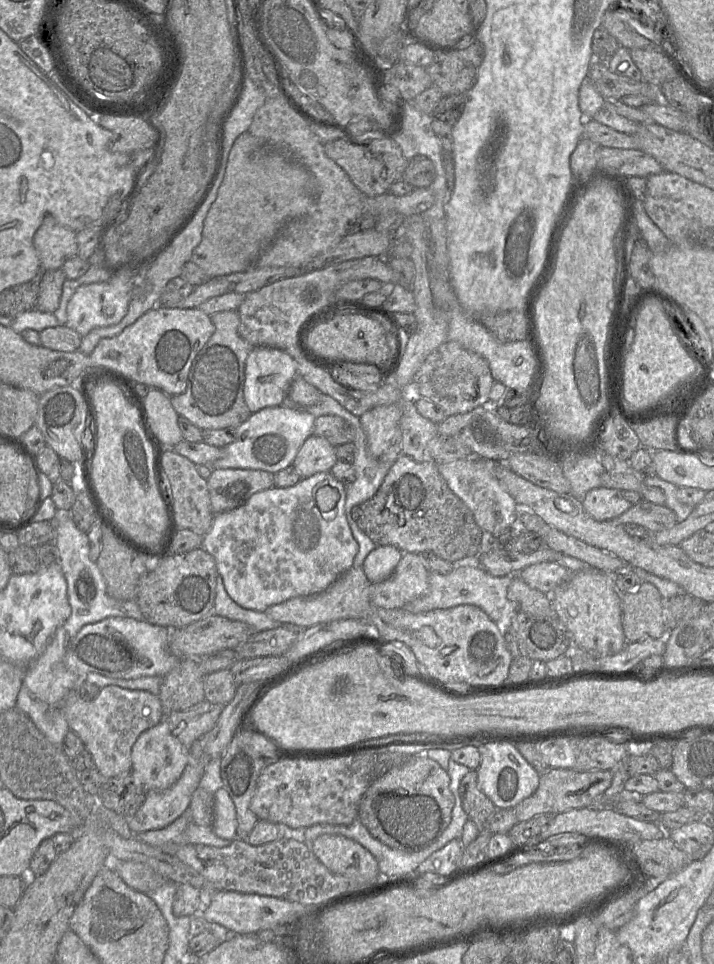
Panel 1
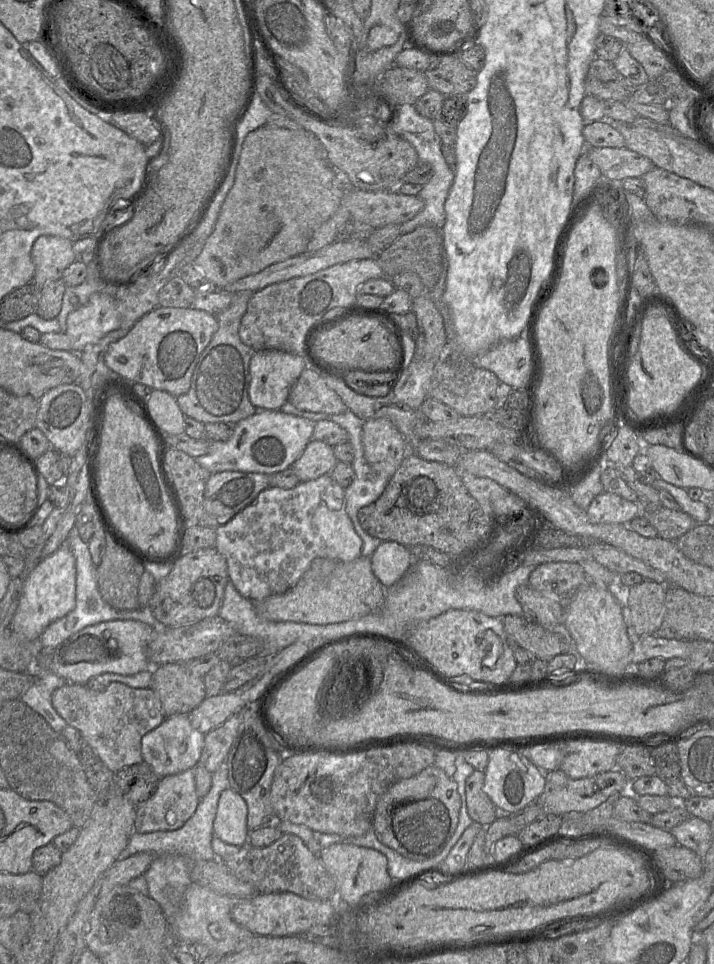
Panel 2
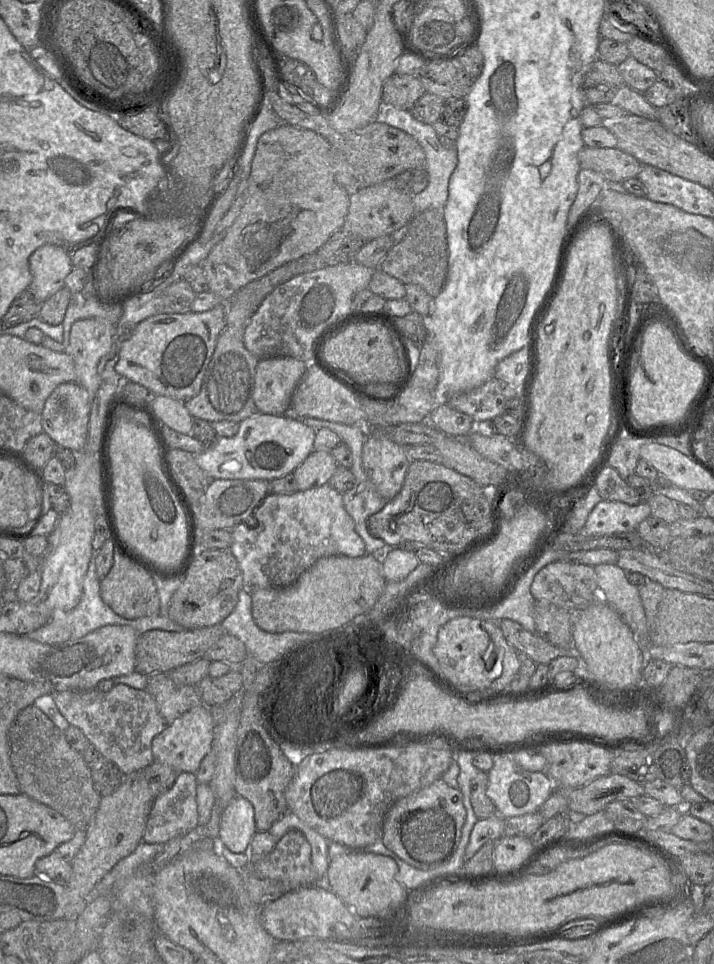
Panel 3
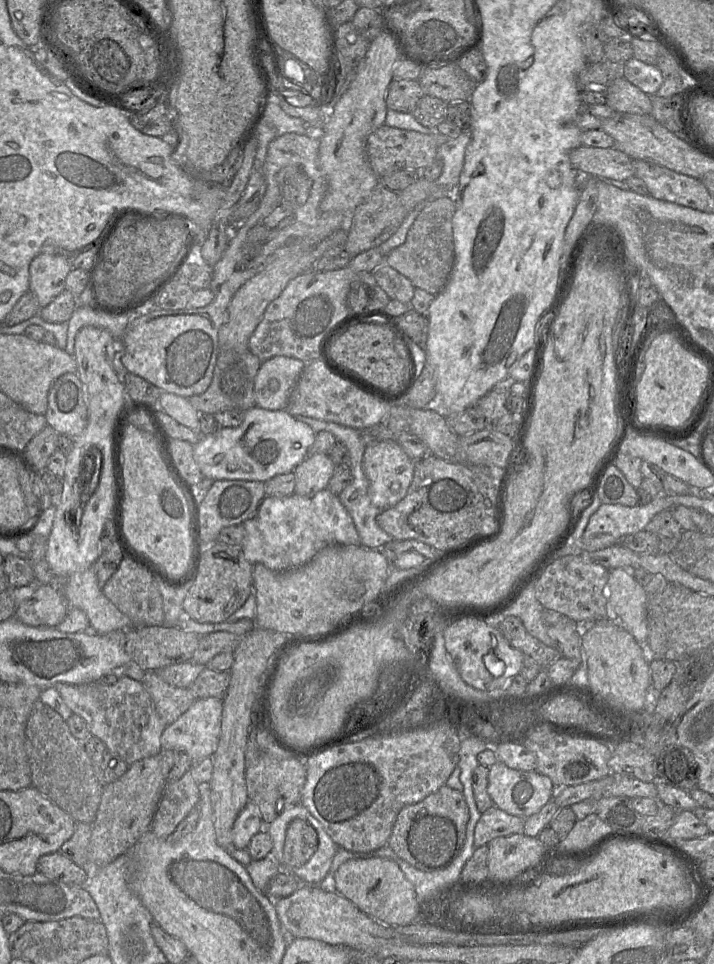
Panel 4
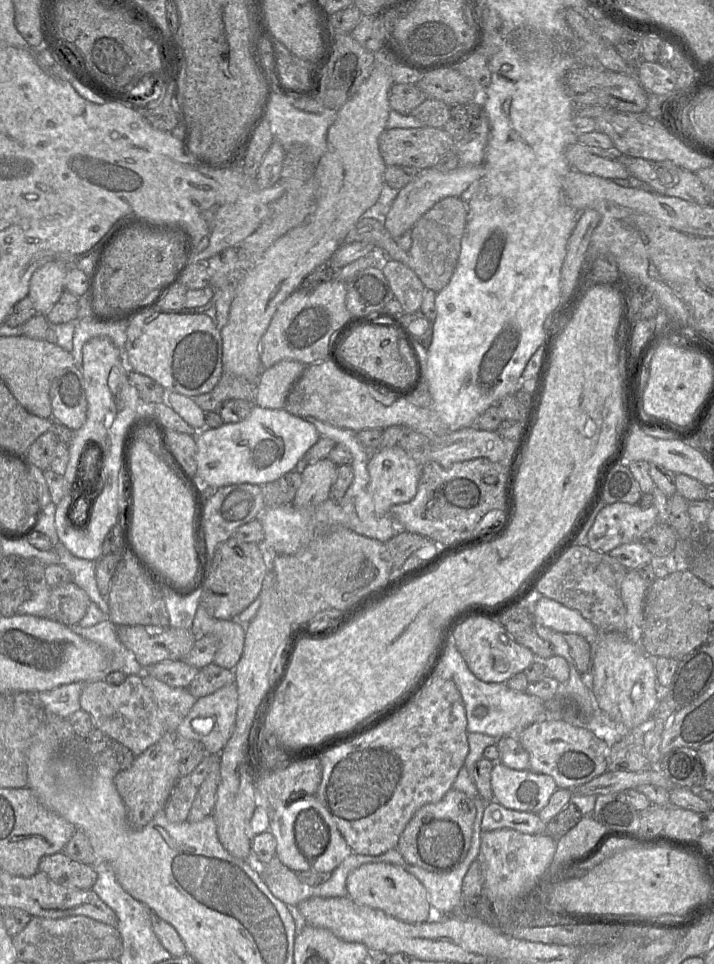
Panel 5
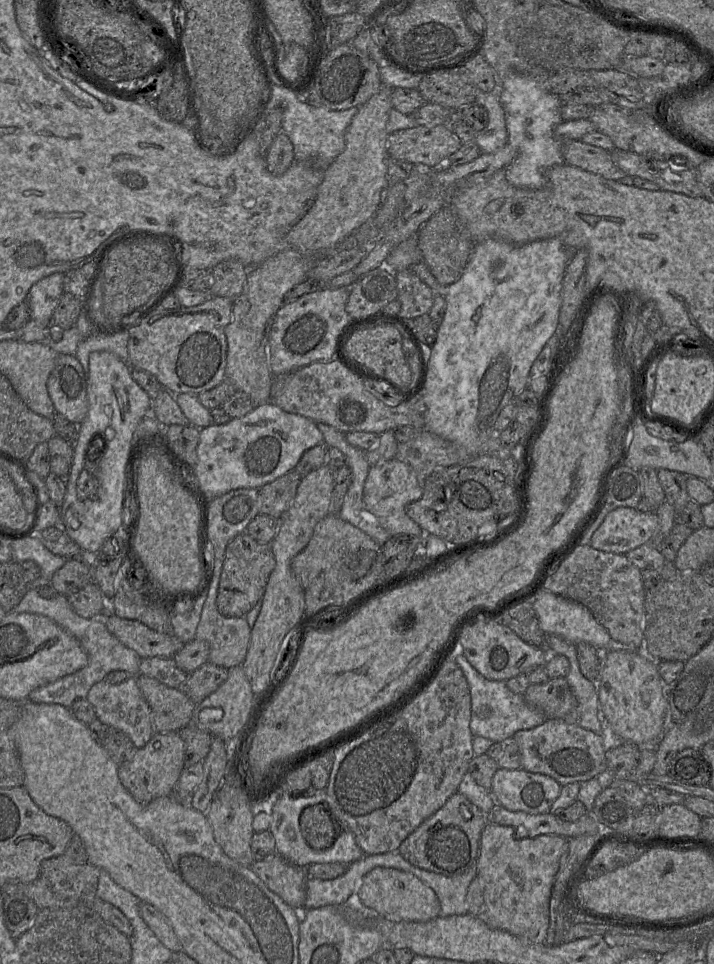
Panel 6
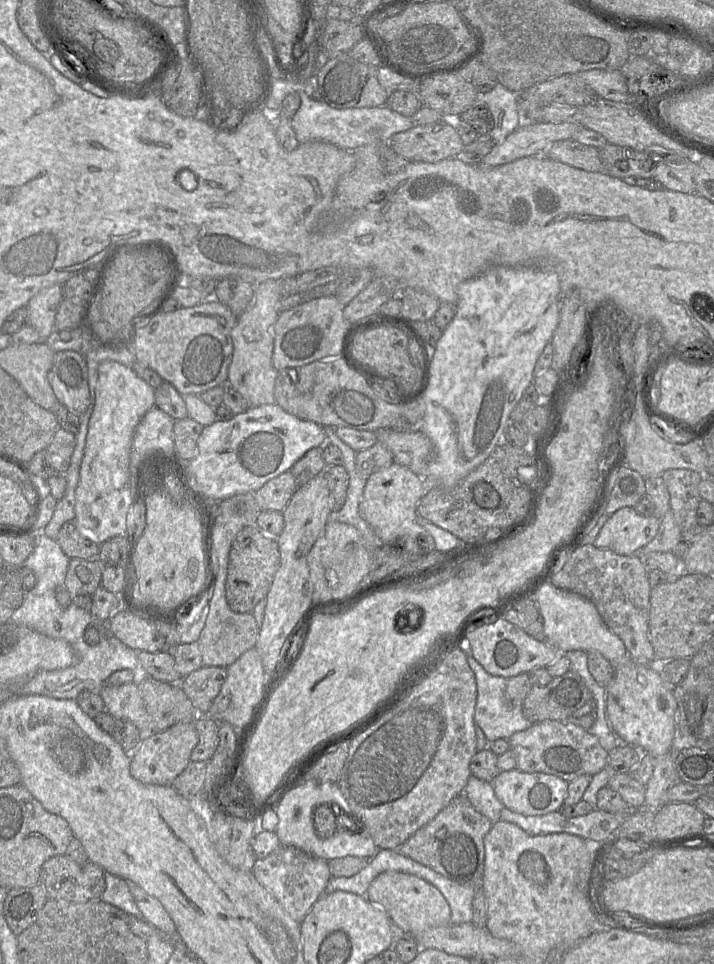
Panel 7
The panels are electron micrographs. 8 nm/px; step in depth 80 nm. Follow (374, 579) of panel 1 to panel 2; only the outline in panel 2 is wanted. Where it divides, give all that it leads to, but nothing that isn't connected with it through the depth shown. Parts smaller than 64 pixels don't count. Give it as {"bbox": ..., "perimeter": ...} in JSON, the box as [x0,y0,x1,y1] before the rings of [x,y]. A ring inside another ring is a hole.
{"bbox":[370,541,414,588],"perimeter":[[[382,541],[370,560],[374,575],[385,588],[401,580],[414,565],[410,549],[394,541]]]}

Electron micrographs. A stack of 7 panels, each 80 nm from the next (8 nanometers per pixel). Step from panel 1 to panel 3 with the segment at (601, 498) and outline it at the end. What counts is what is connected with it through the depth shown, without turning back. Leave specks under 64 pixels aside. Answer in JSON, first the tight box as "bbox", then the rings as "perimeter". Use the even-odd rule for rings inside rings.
{"bbox":[579,500,651,536],"perimeter":[[[601,500],[591,511],[584,528],[579,532],[586,536],[604,536],[621,532],[636,531],[639,524],[651,515],[647,502],[628,505],[623,502]]]}

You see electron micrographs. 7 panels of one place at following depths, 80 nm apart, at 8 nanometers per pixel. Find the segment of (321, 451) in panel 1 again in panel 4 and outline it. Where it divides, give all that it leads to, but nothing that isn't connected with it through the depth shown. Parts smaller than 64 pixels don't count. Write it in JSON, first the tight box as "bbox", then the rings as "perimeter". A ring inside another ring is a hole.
{"bbox":[292,454,336,497],"perimeter":[[[328,454],[307,456],[292,472],[295,476],[294,494],[312,497],[327,489],[336,465]]]}

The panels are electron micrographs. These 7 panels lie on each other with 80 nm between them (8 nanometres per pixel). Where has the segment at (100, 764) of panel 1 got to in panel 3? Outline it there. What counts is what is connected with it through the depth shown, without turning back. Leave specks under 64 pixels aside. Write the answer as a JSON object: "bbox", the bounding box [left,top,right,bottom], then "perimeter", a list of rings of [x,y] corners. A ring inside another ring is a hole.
{"bbox":[52,683,166,775],"perimeter":[[[117,683],[108,691],[63,690],[52,692],[60,713],[69,724],[78,727],[99,752],[128,775],[142,770],[153,761],[152,741],[166,727],[154,697],[146,689]]]}

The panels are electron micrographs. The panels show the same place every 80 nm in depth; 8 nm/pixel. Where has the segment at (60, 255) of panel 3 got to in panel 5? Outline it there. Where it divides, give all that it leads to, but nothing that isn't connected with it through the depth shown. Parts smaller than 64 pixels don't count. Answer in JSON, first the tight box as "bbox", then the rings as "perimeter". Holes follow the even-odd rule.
{"bbox":[28,261,75,315],"perimeter":[[[51,261],[47,262],[43,266],[39,267],[32,275],[29,284],[29,293],[28,296],[32,301],[32,304],[35,308],[37,314],[46,315],[47,312],[55,305],[55,303],[59,300],[62,293],[65,291],[65,280],[67,276],[67,272],[69,267],[75,266],[67,266],[60,262]]]}

